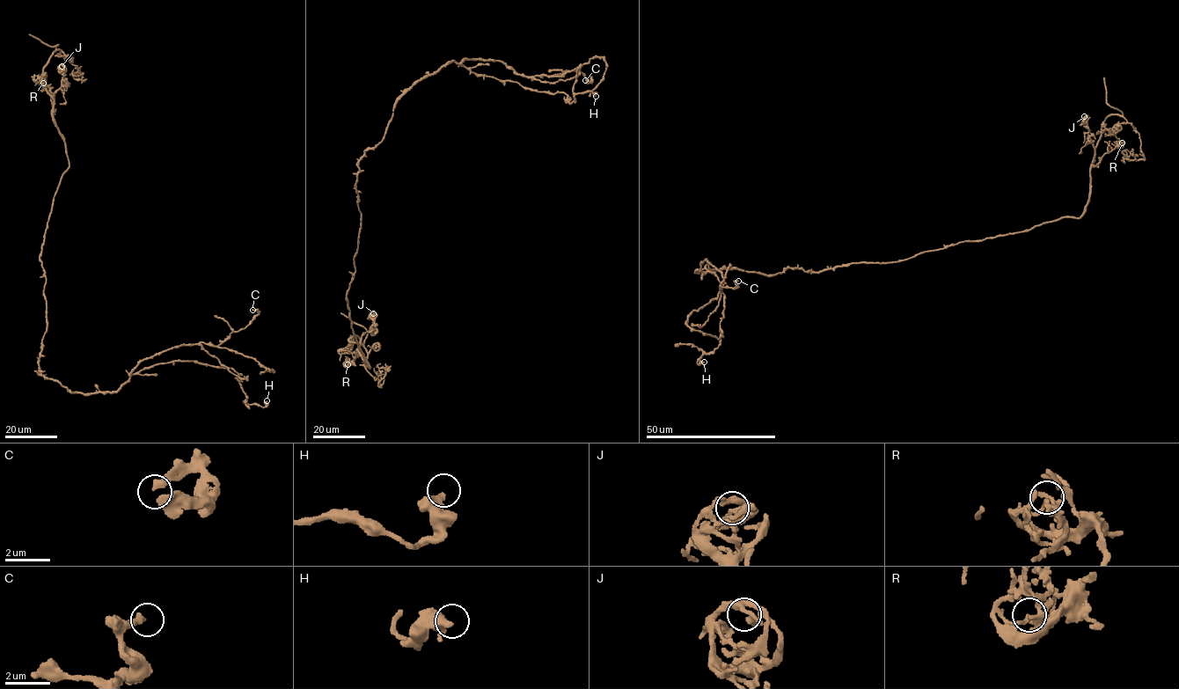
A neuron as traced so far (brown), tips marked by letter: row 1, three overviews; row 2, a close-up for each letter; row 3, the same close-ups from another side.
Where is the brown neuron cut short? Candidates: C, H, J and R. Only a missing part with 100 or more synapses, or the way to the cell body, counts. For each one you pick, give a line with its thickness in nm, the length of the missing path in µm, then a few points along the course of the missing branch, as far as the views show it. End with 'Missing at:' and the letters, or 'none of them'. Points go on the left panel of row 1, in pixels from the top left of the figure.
Missing at: none of them

